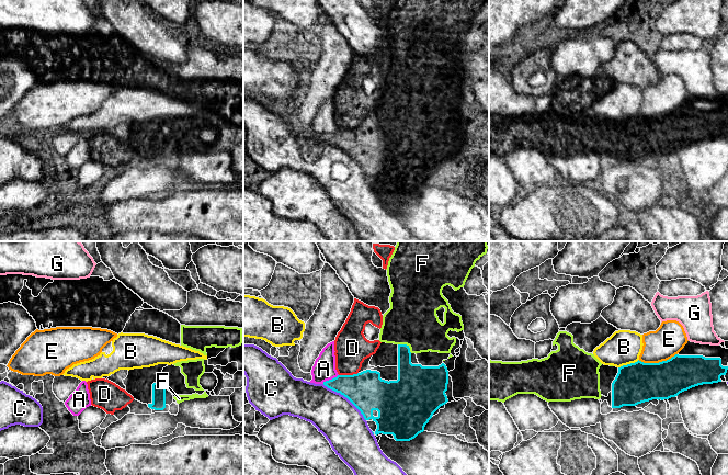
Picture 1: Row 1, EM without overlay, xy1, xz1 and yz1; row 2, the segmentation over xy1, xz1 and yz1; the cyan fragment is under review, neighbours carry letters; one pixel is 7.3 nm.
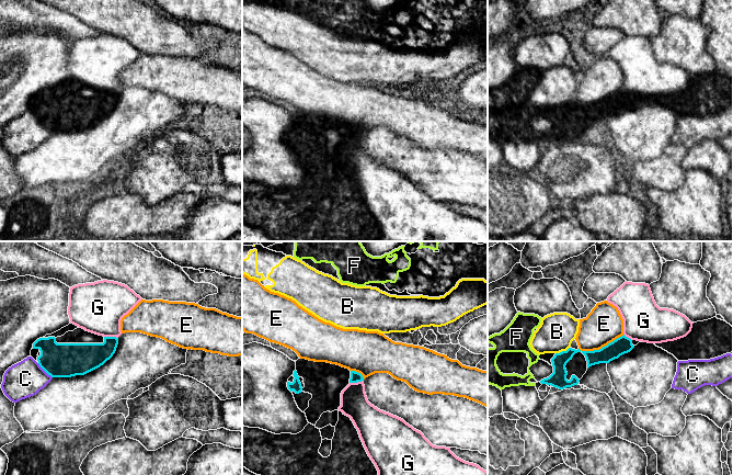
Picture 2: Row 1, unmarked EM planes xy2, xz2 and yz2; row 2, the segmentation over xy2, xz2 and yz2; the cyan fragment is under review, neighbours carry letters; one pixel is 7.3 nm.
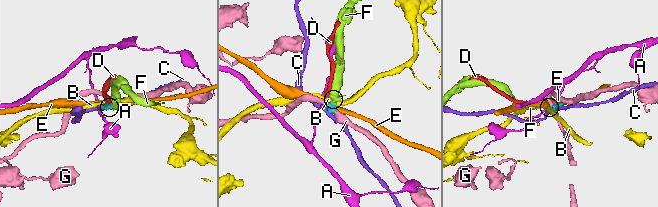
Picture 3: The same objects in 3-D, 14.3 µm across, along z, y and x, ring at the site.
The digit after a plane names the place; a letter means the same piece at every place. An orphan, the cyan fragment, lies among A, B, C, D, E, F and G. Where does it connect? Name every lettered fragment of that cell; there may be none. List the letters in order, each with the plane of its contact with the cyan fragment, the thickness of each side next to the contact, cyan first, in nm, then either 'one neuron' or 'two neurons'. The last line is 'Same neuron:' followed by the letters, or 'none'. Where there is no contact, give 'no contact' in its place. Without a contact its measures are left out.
A: meets cyan in xz1; 240 nm thick on the cyan side, 160 nm on the other; two neurons
B: meets cyan in yz1; 300 nm thick on the cyan side, 260 nm on the other; two neurons
C: meets cyan in xz1; 280 nm thick on the cyan side, 320 nm on the other; two neurons
D: meets cyan in xz1; 280 nm thick on the cyan side, 240 nm on the other; two neurons
E: meets cyan in yz2; 130 nm thick on the cyan side, 280 nm on the other; two neurons
F: meets cyan in xz1; 200 nm thick on the cyan side, 360 nm on the other; one neuron
G: meets cyan in xy2; 220 nm thick on the cyan side, 380 nm on the other; two neurons
Same neuron: F

